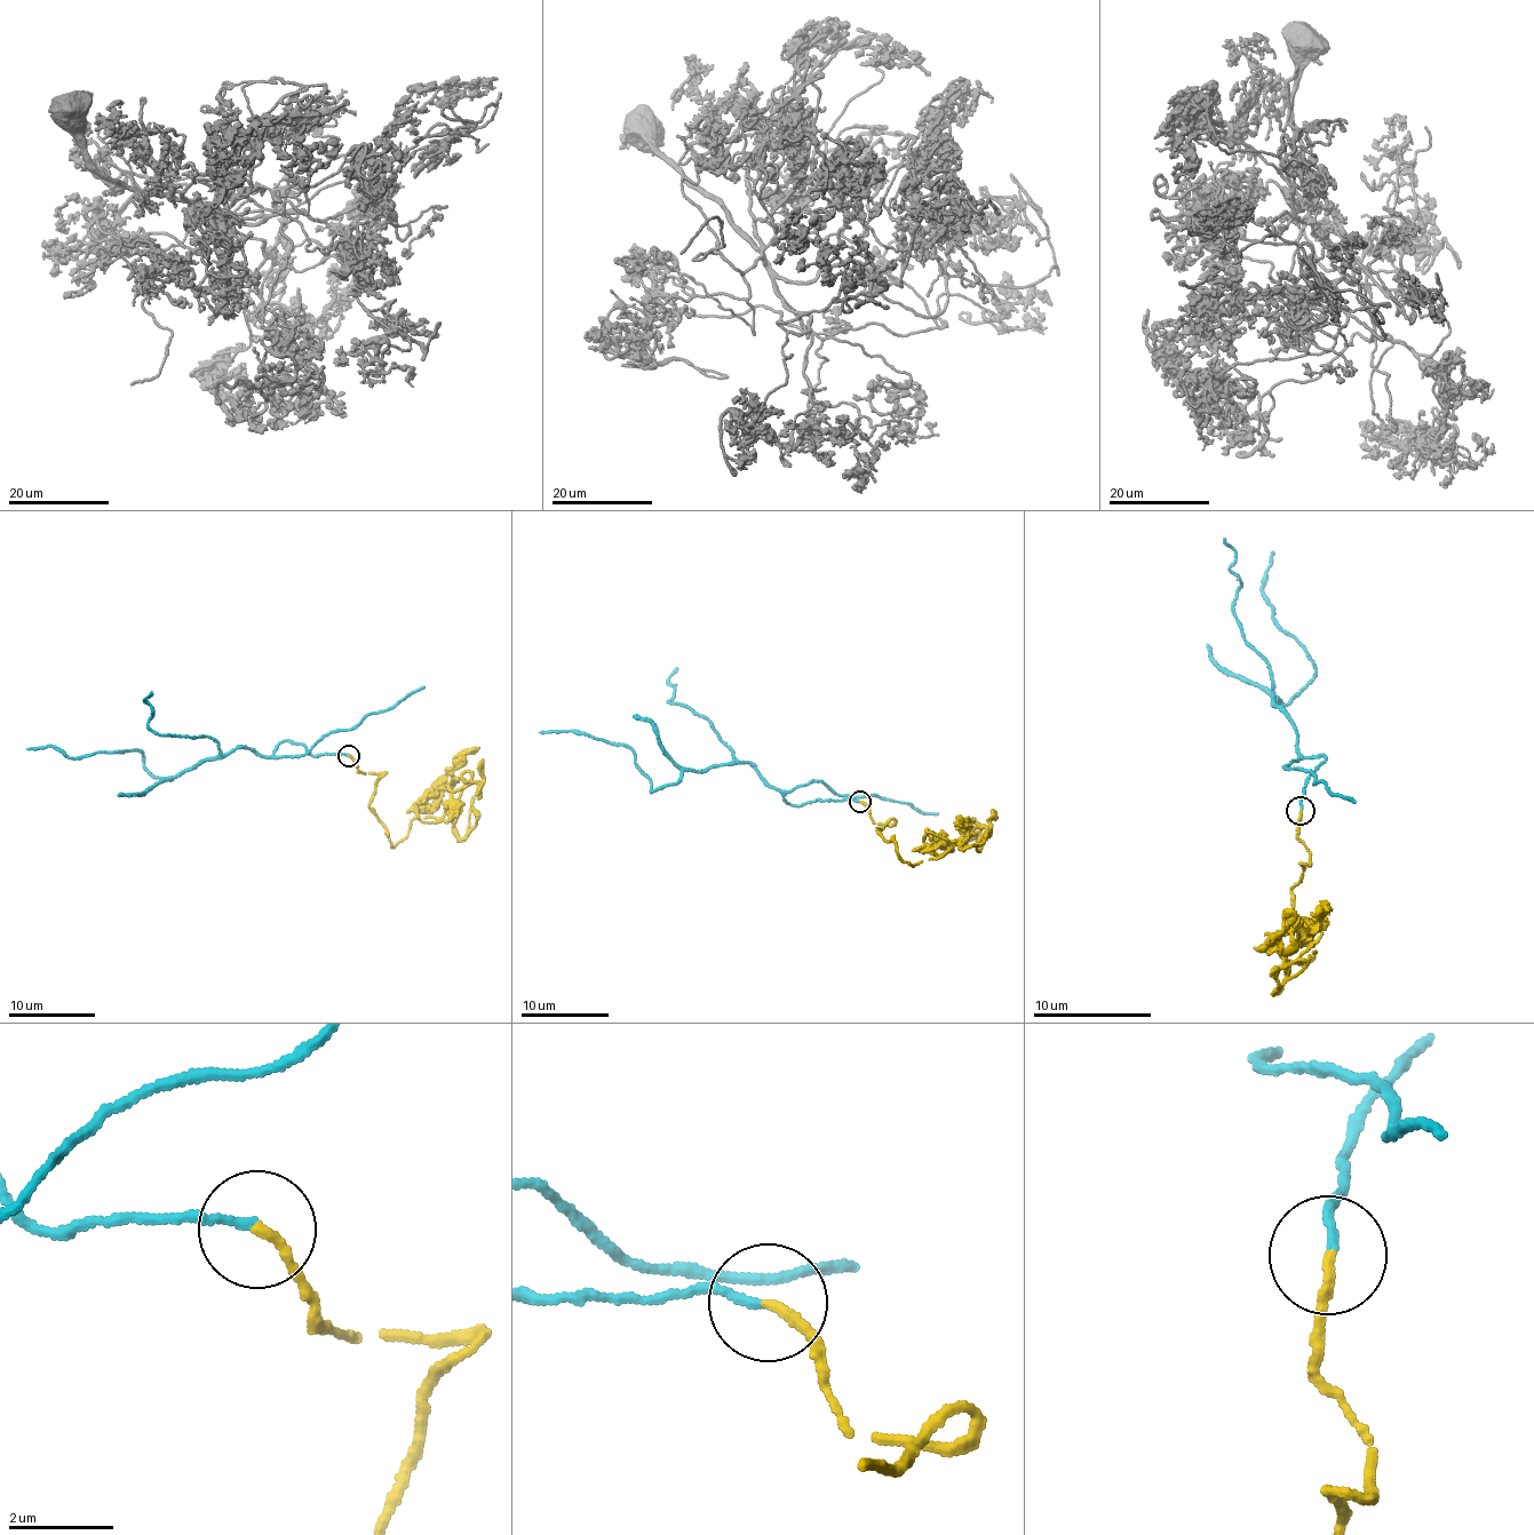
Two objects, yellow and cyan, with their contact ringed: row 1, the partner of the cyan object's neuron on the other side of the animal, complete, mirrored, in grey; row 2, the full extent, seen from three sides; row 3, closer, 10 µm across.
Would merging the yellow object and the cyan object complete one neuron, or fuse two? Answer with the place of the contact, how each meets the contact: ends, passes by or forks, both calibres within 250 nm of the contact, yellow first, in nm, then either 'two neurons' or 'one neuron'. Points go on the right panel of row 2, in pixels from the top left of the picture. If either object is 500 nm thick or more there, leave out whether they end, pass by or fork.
at (1300, 810); yellow ends there; cyan ends there; 190 nm thick on the yellow side, 160 nm on the other; one neuron

